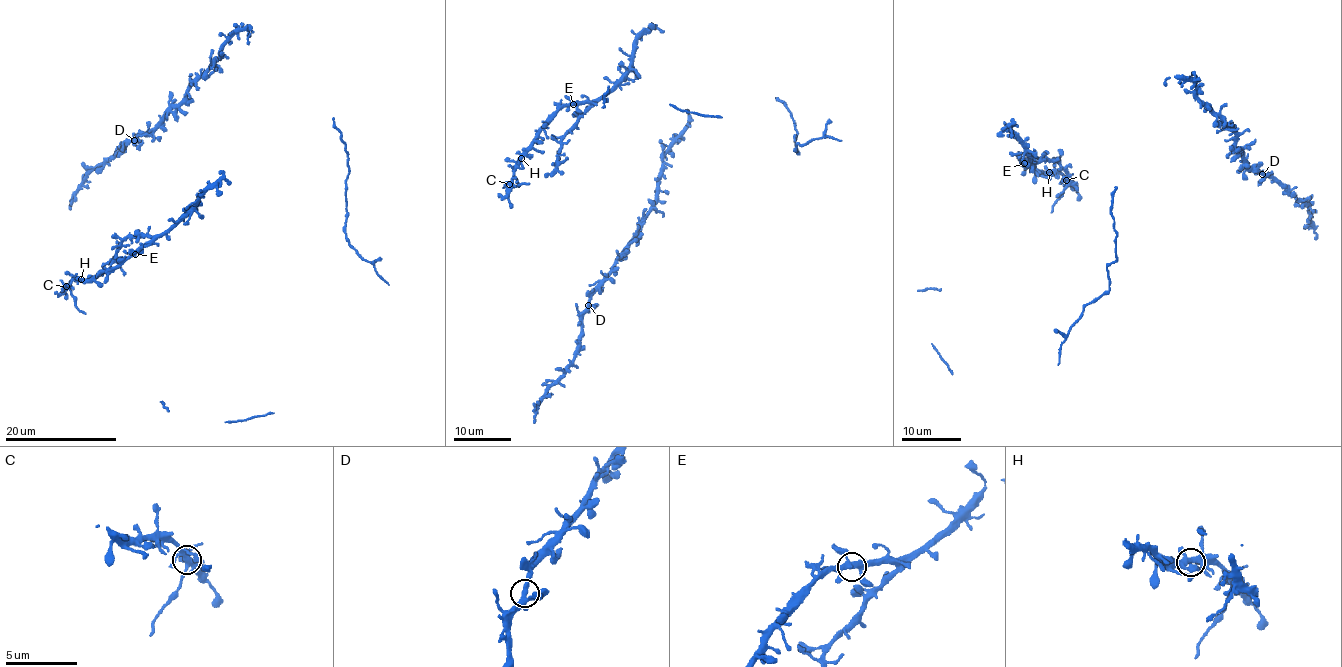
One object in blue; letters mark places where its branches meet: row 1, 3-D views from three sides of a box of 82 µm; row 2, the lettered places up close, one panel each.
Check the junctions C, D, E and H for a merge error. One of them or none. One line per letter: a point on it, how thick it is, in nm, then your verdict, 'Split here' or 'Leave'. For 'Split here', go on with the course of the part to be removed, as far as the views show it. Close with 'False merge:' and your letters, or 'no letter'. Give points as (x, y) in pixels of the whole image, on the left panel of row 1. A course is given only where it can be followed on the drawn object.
C: Place: (66, 286). Thickness 380 nm. Leave
D: Place: (134, 140). Thickness 320 nm. Leave
E: Place: (135, 254). Thickness 340 nm. Leave
H: Place: (81, 279). Thickness 360 nm. Leave
False merge: no letter

